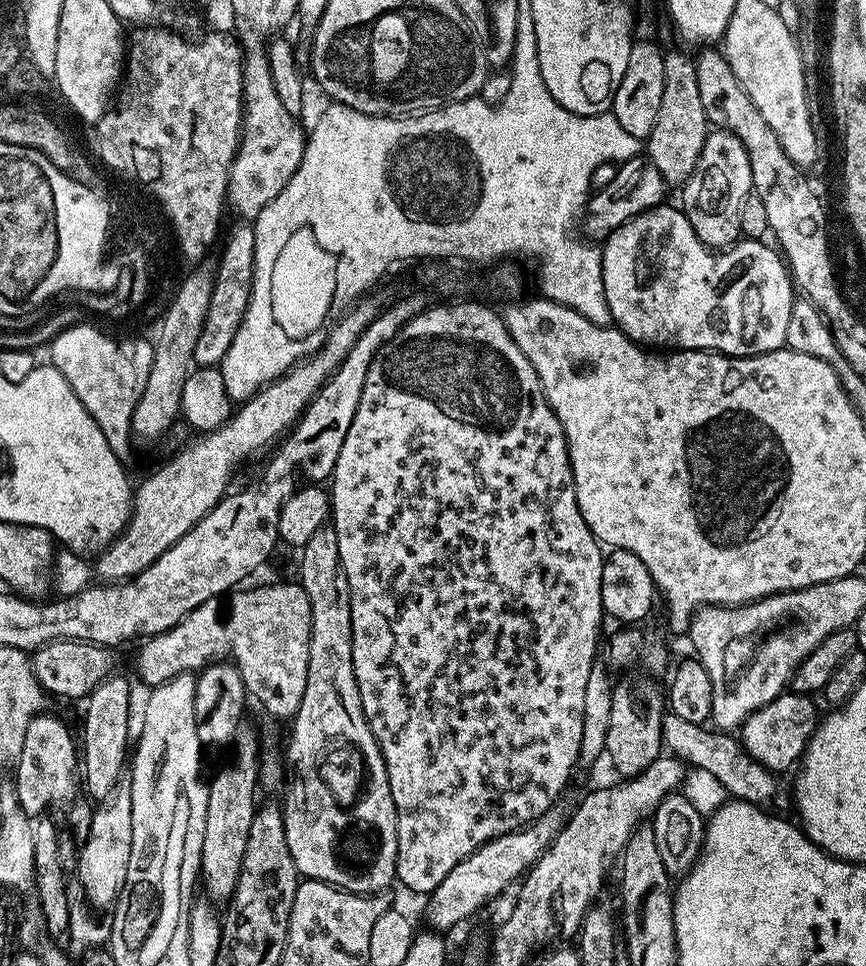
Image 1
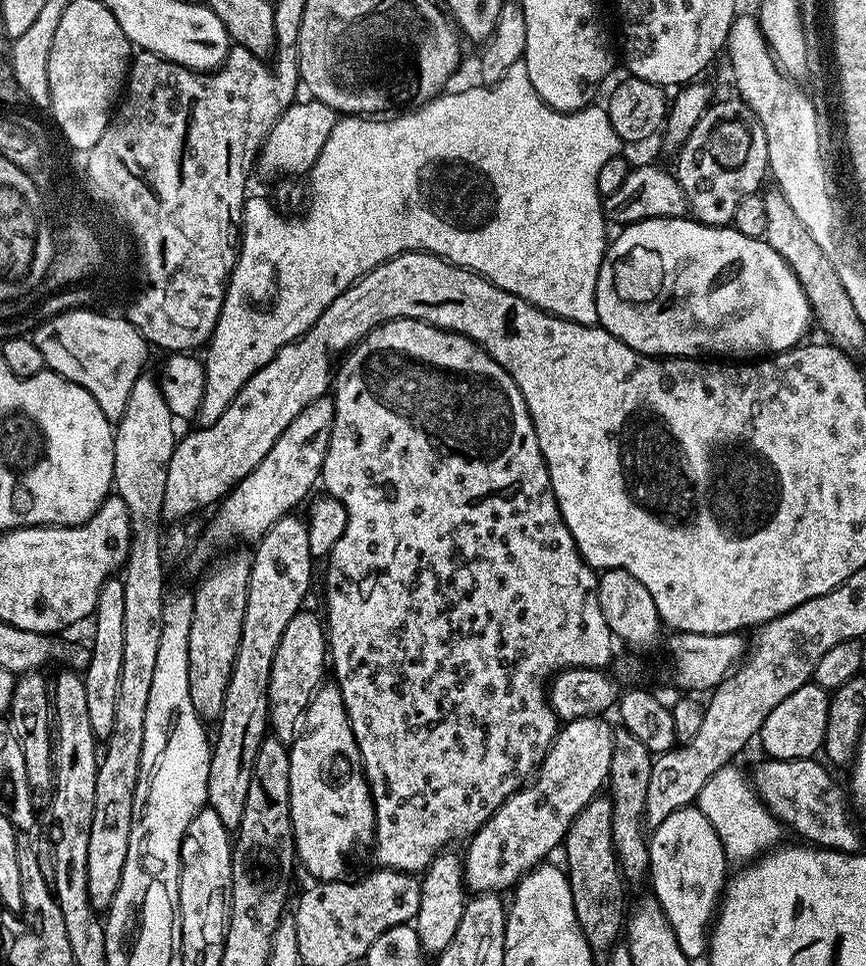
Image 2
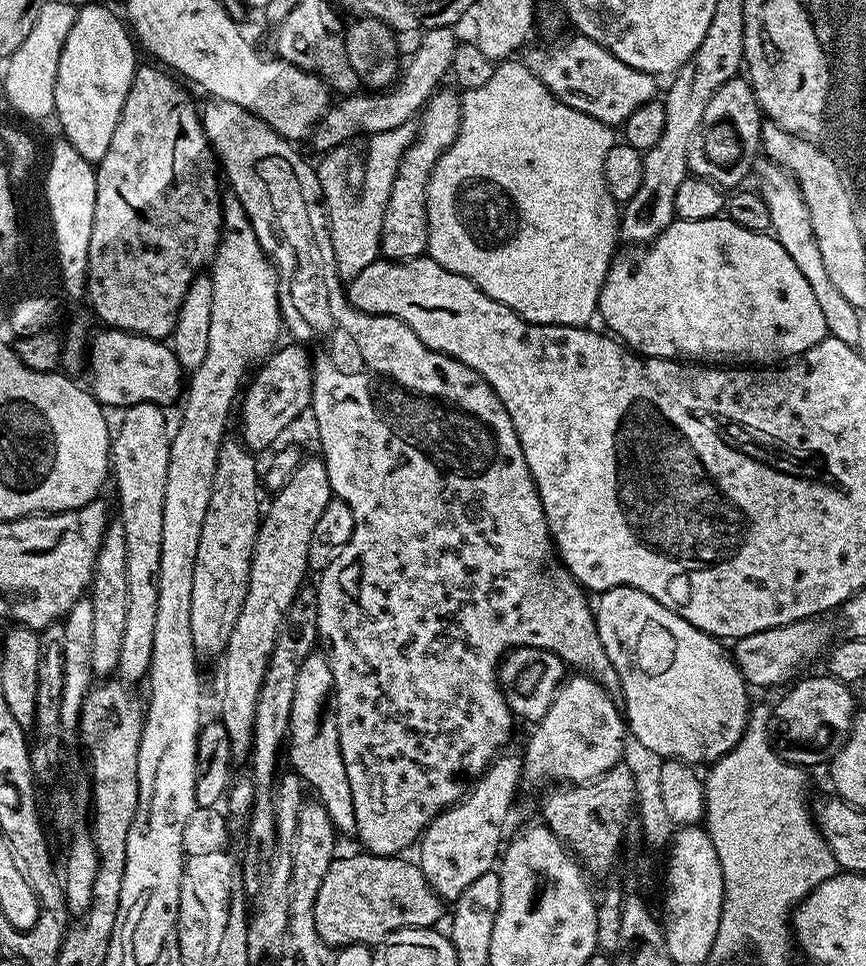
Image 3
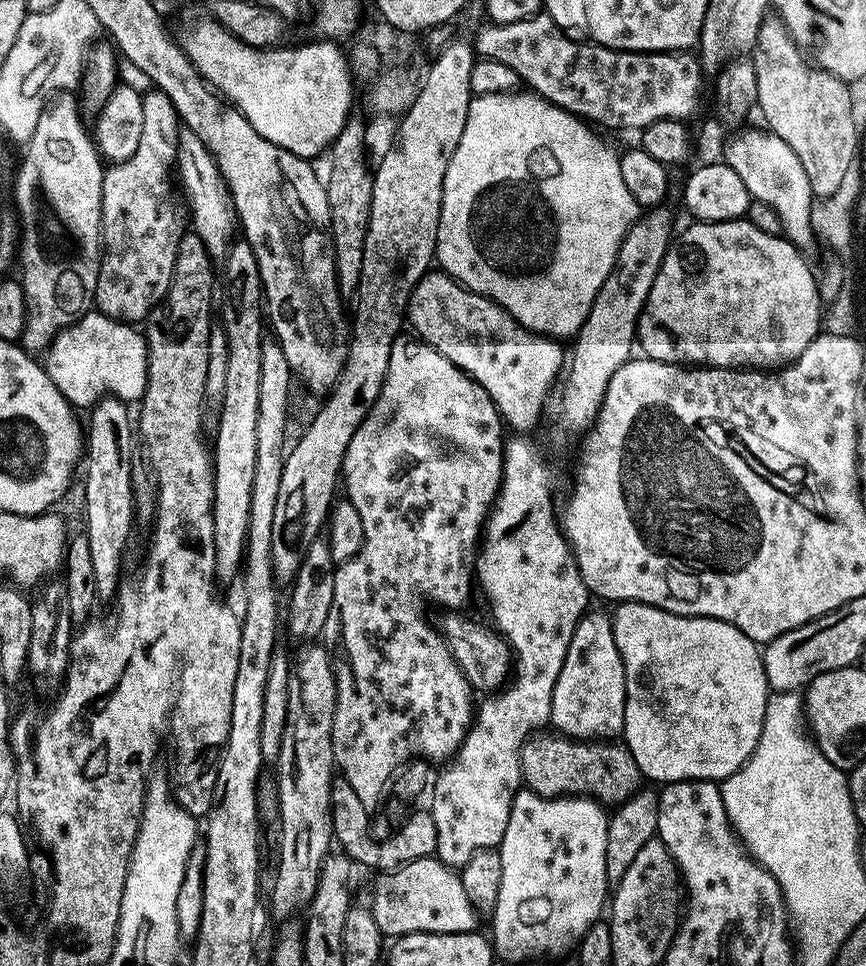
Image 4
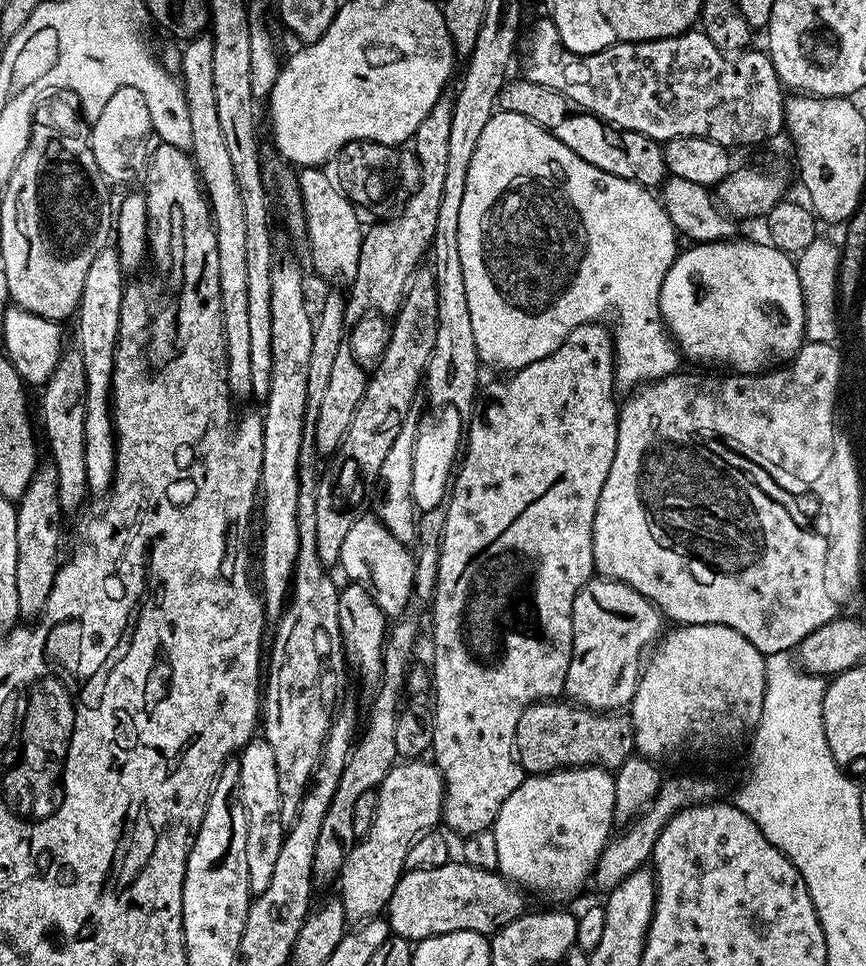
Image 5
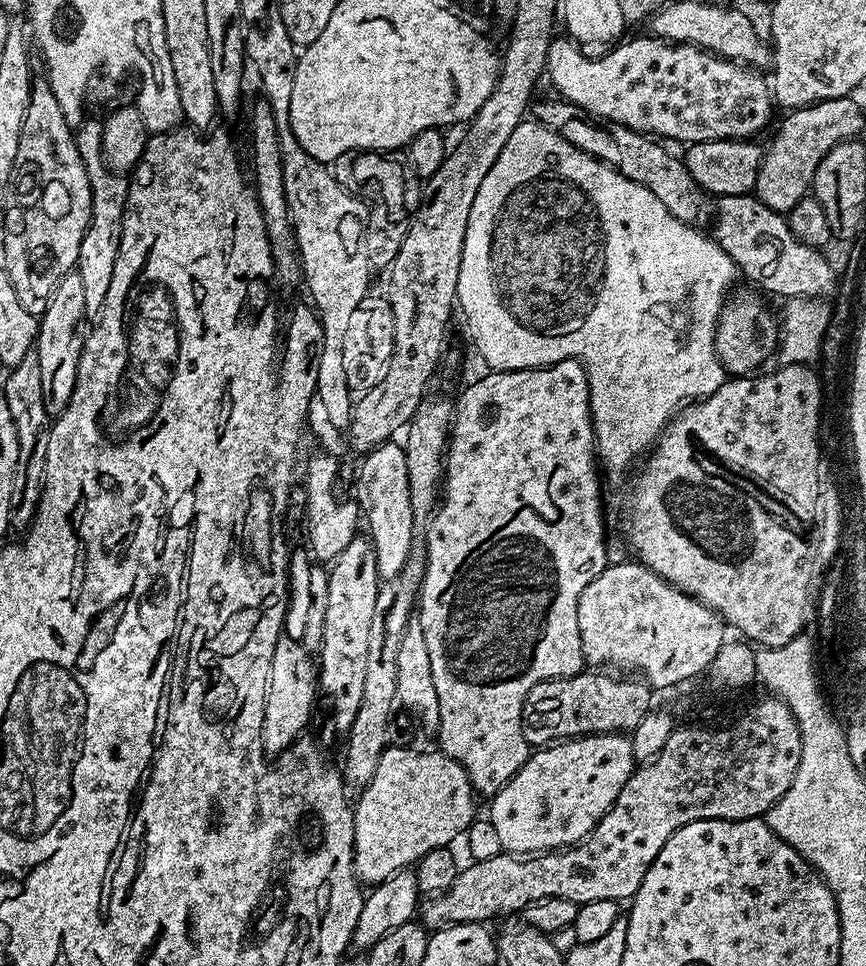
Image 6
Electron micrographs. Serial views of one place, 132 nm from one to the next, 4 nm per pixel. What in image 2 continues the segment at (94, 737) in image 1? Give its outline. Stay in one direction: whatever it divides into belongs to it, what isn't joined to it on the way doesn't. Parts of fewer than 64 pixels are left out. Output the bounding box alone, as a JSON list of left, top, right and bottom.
[83,578,126,741]

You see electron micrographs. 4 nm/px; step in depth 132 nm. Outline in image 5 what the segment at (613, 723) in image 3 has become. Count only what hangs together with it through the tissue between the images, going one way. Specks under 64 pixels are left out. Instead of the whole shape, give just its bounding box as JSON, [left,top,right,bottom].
[564,578,666,712]

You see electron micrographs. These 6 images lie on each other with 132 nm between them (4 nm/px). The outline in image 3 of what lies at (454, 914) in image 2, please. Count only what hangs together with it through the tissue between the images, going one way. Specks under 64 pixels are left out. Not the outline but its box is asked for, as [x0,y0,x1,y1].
[418,755,522,902]

